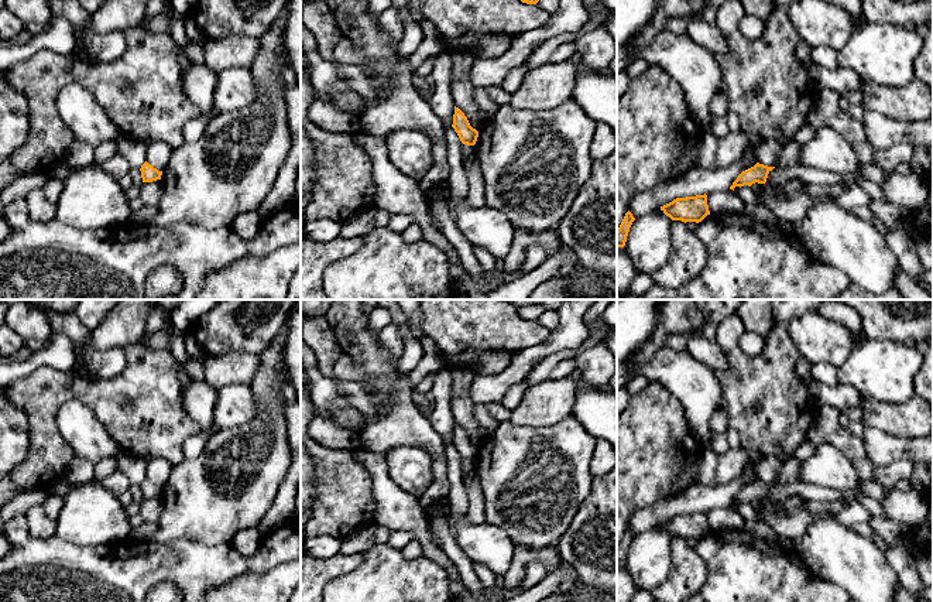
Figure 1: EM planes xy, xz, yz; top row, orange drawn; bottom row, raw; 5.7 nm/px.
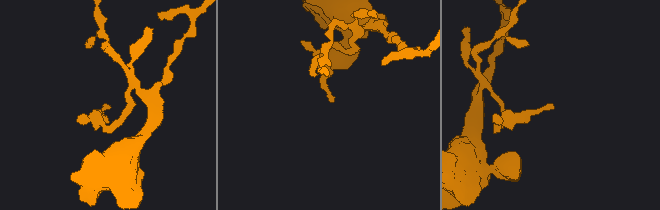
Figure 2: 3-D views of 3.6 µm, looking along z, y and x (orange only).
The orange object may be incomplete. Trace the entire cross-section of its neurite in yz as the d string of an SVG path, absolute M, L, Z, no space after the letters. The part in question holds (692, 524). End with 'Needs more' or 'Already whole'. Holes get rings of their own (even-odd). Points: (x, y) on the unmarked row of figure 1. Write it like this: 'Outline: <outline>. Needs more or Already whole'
Outline: M696 512L686 514L676 514L672 519L661 523L661 527L669 533L672 537L682 538L702 538L707 531L710 531L707 521L707 512Z. Already whole

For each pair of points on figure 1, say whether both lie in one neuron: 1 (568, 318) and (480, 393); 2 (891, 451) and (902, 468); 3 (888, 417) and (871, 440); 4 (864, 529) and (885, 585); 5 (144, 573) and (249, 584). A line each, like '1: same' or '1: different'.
1: same
2: different
3: different
4: different
5: different

